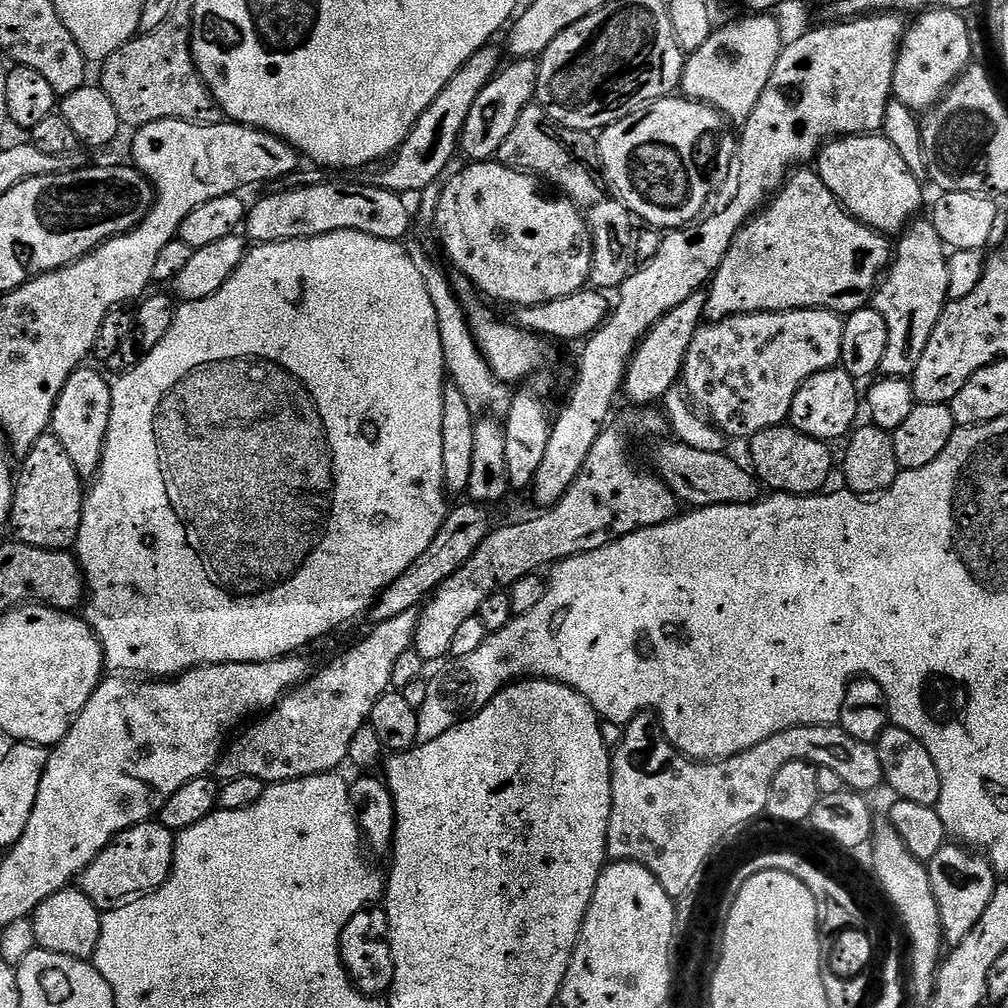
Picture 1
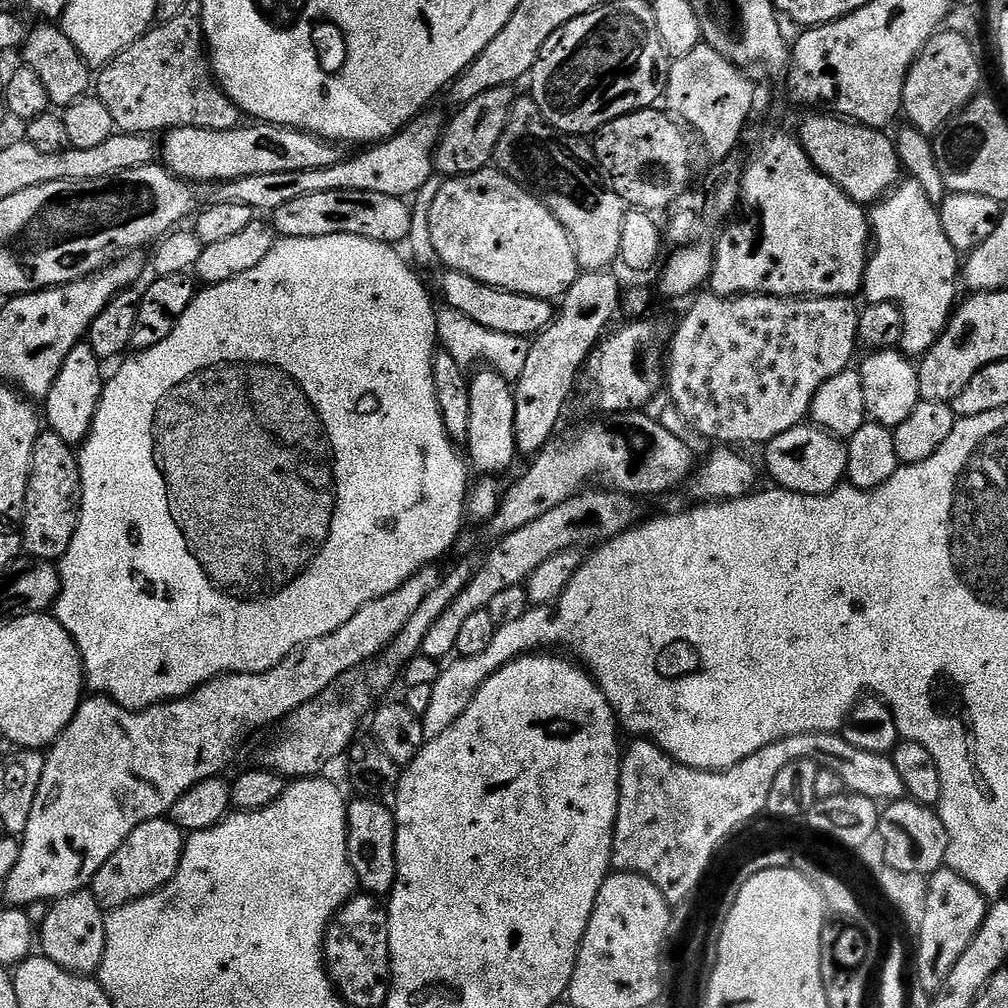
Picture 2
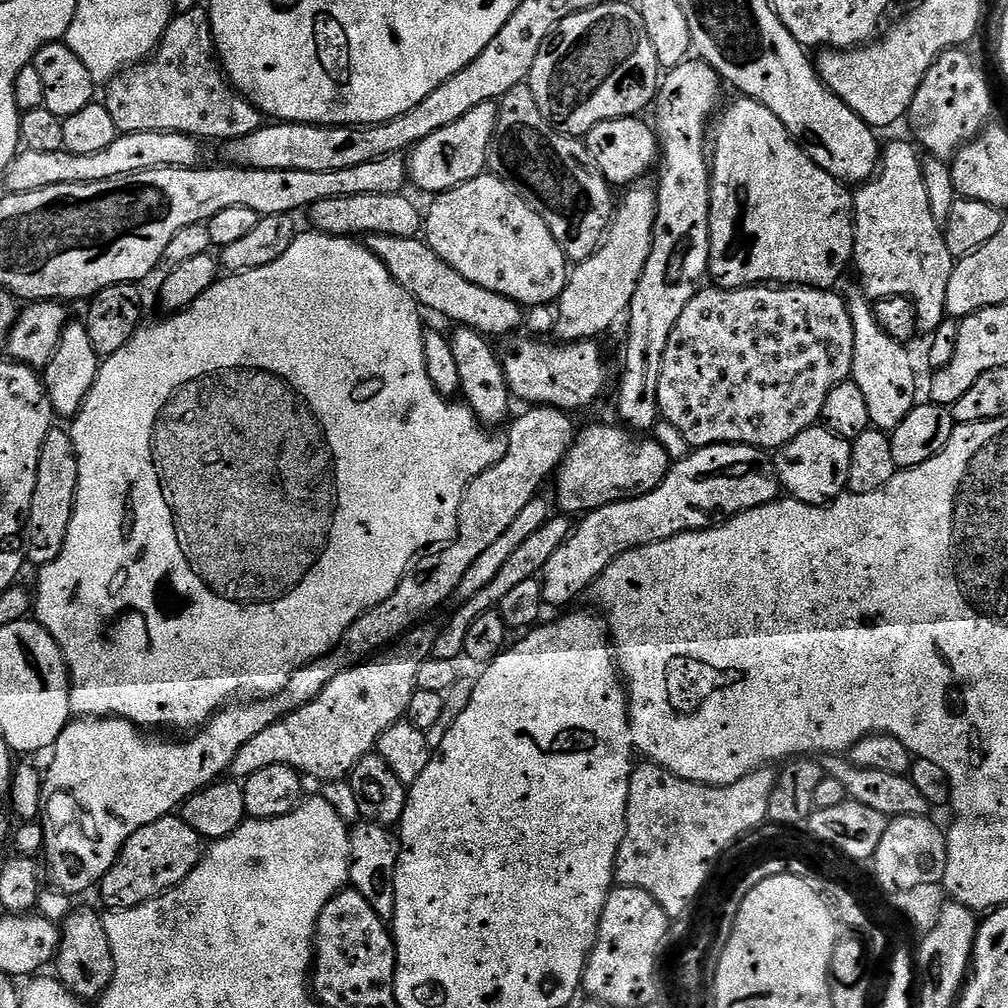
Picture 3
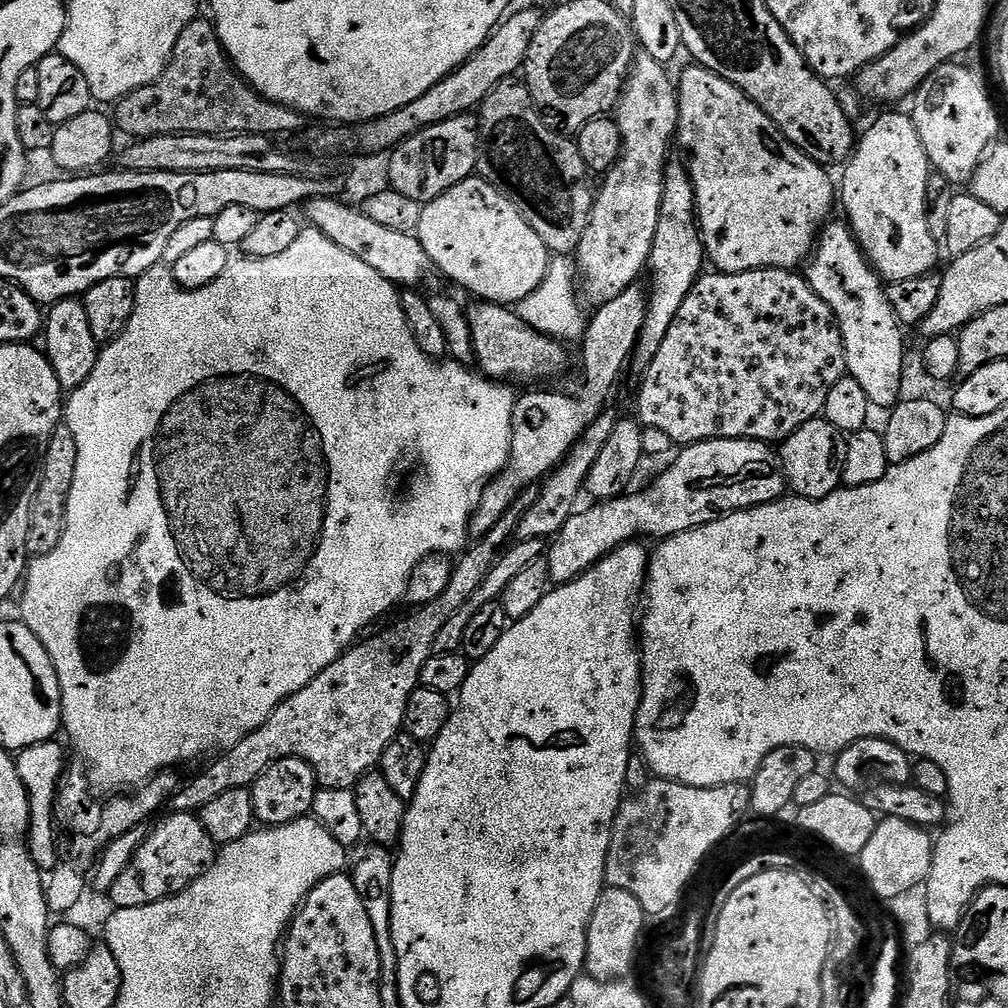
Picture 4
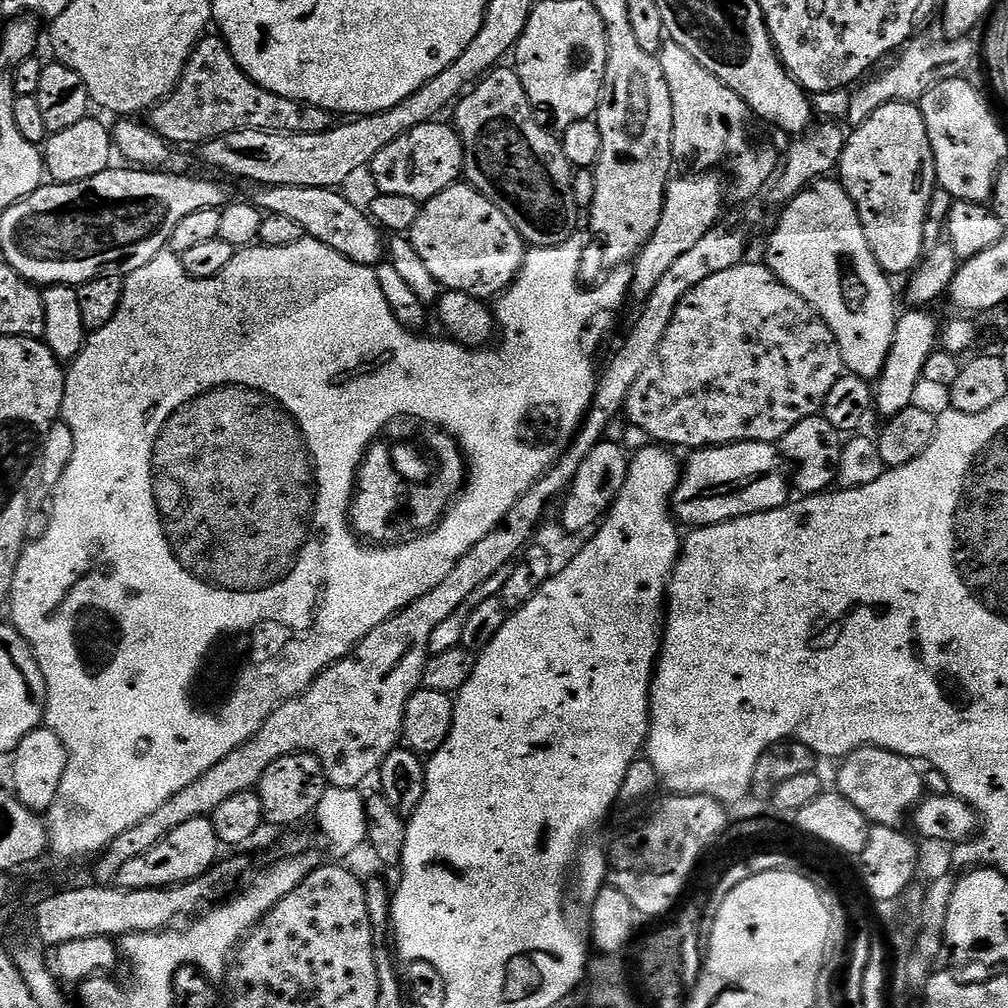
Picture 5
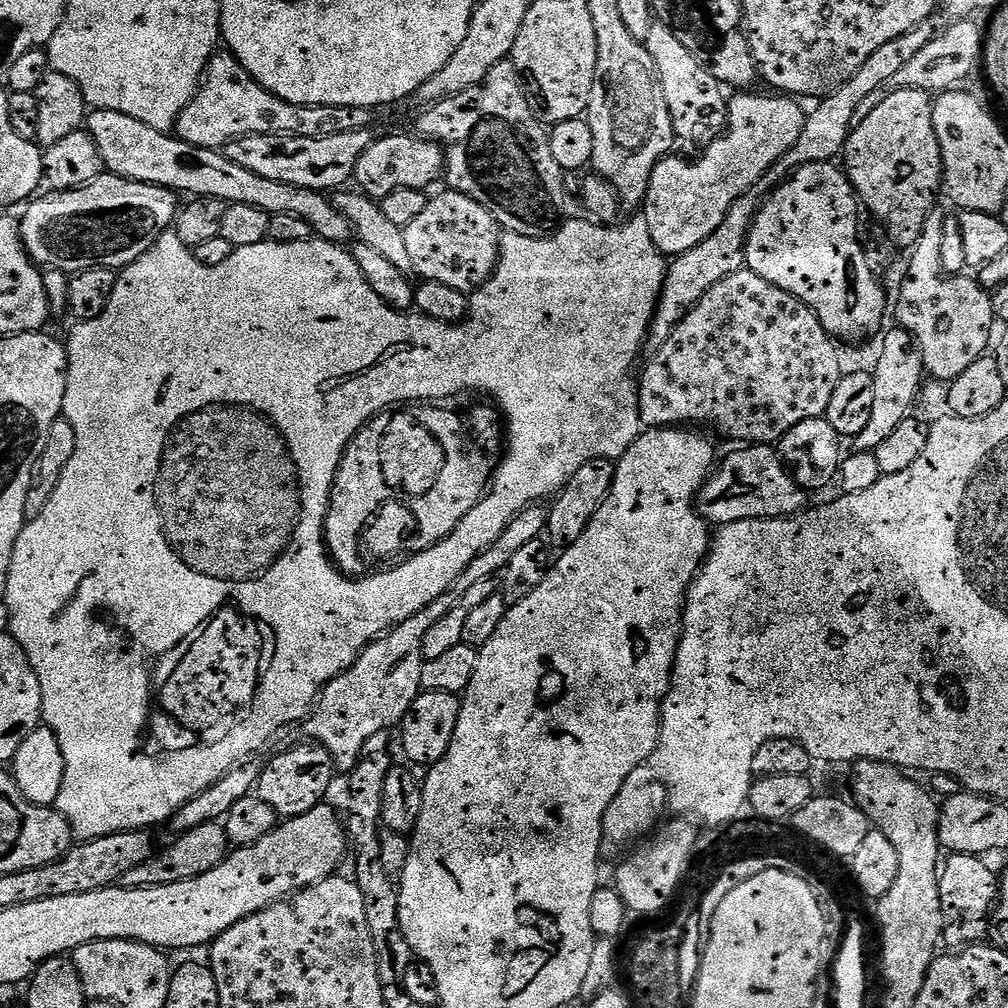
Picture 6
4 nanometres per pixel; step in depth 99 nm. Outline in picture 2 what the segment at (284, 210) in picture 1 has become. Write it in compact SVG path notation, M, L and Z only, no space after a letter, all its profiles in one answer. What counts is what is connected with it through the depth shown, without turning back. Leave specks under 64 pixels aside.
M338 190L319 192L294 198L286 206L278 206L271 213L270 223L280 238L322 238L330 234L354 234L400 246L410 234L412 210L407 199L390 194L370 194L366 190Z

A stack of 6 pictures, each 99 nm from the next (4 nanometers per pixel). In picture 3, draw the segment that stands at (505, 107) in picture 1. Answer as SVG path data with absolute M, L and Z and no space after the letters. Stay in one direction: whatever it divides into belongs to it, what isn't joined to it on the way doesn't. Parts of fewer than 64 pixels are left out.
M487 100L474 106L458 122L450 122L450 126L442 126L442 130L434 130L407 157L408 178L424 192L439 194L452 188L462 186L462 182L470 182L488 168L488 147L494 134L494 126L498 122L499 107Z

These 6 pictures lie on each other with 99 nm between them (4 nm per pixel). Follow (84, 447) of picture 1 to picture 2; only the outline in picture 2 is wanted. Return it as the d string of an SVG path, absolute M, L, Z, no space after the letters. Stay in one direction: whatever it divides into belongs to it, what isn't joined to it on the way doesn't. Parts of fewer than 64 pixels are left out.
M81 342L74 346L74 350L70 350L66 360L62 362L62 370L58 370L58 378L54 378L54 386L50 386L50 394L44 397L42 412L47 427L58 434L62 442L73 446L83 445L88 431L92 429L94 414L98 410L98 402L106 383L105 377L100 377L100 368L102 362L94 354L92 347Z

